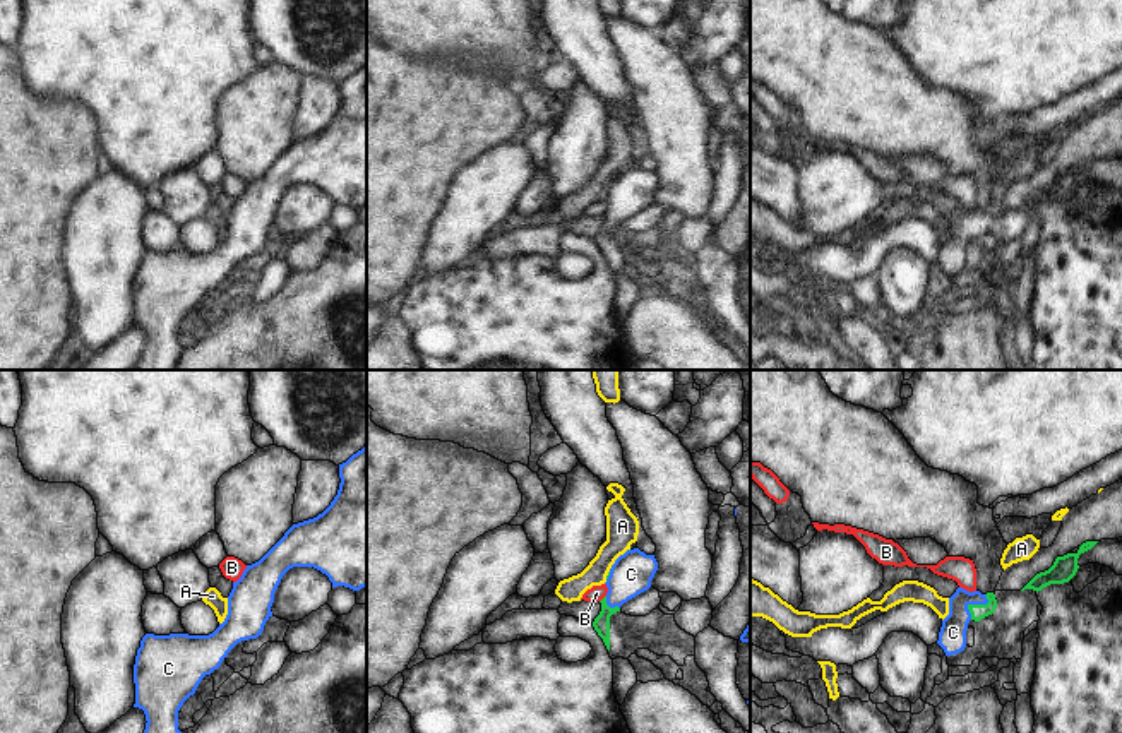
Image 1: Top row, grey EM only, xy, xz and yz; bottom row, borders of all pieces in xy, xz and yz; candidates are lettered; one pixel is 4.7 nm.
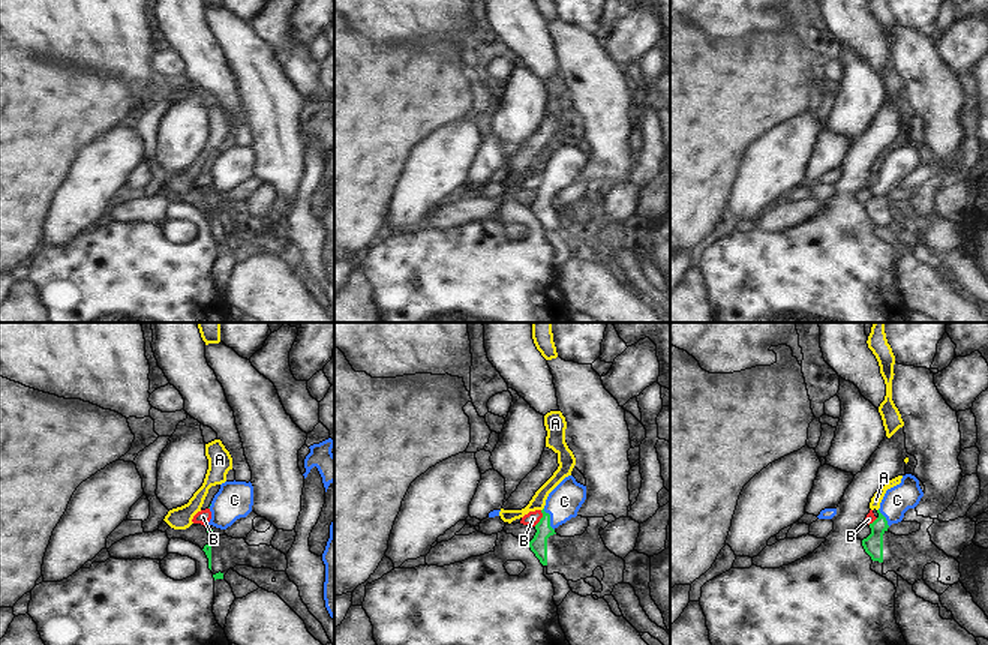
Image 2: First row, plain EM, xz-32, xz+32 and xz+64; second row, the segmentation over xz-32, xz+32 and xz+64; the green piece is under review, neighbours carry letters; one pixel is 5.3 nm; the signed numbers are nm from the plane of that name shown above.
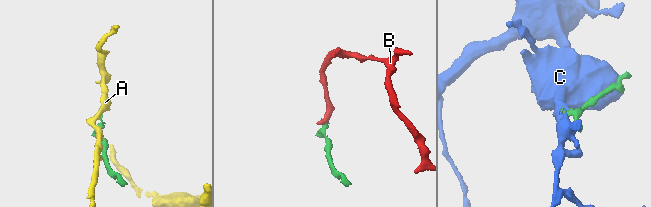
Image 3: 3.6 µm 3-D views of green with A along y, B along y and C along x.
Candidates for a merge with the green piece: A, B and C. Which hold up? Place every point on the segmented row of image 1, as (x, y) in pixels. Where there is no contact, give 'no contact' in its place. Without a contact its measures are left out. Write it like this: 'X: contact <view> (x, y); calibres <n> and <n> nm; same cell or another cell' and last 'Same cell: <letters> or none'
A: contact xz (608, 574); calibres 20 and 160 nm; another cell
B: contact xz (603, 598); calibres 80 and 80 nm; another cell
C: contact yz (975, 605); calibres 70 and 130 nm; same cell
Same cell: C

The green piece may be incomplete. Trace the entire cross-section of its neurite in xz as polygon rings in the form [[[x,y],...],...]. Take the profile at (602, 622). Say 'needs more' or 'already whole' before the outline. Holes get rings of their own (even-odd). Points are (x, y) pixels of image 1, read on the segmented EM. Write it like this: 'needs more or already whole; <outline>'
needs more; [[[639,548],[627,550],[612,565],[606,575],[606,596],[600,601],[601,611],[593,627],[610,651],[610,617],[620,611],[620,606],[651,587],[658,570],[654,555],[646,555]]]

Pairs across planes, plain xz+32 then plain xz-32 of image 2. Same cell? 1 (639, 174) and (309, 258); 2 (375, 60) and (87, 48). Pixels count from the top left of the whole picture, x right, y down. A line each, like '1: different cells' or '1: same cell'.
1: same cell
2: different cells

